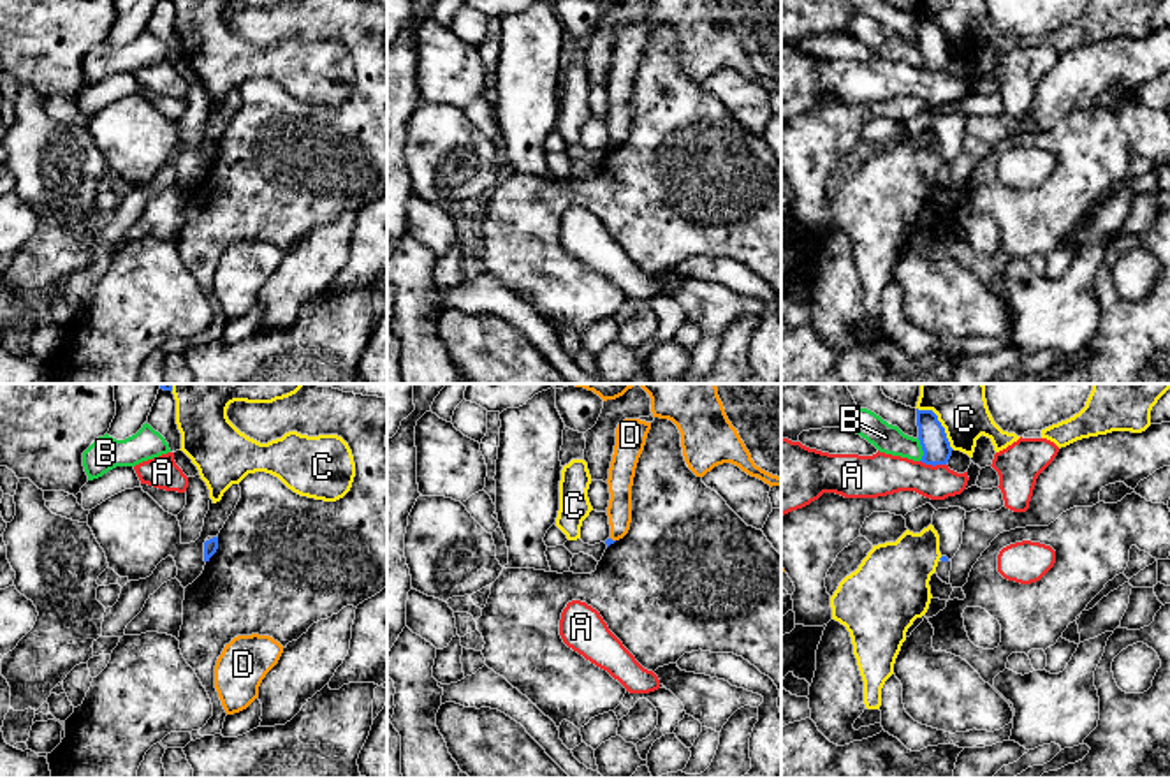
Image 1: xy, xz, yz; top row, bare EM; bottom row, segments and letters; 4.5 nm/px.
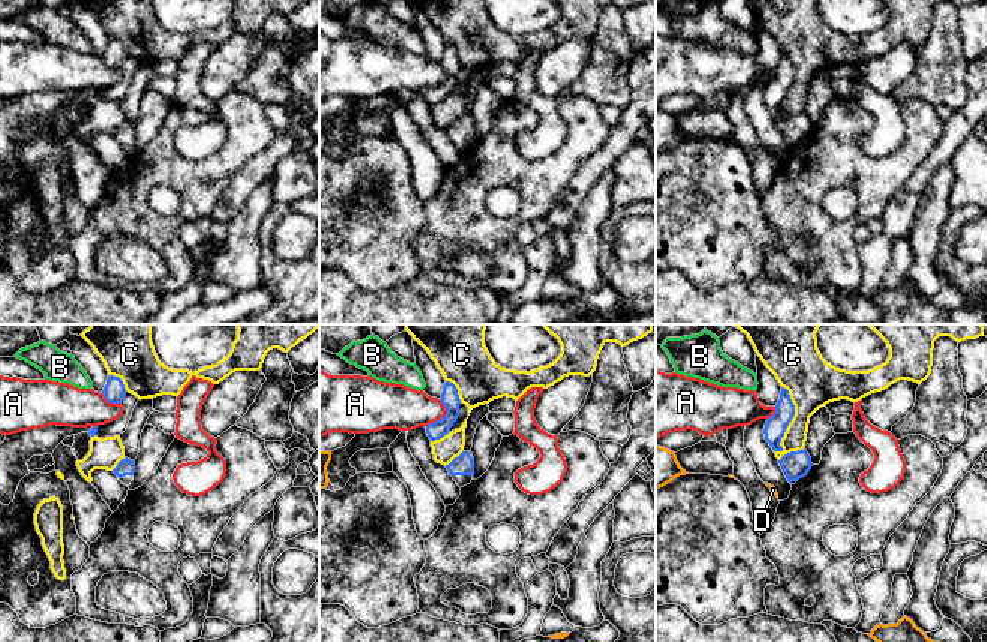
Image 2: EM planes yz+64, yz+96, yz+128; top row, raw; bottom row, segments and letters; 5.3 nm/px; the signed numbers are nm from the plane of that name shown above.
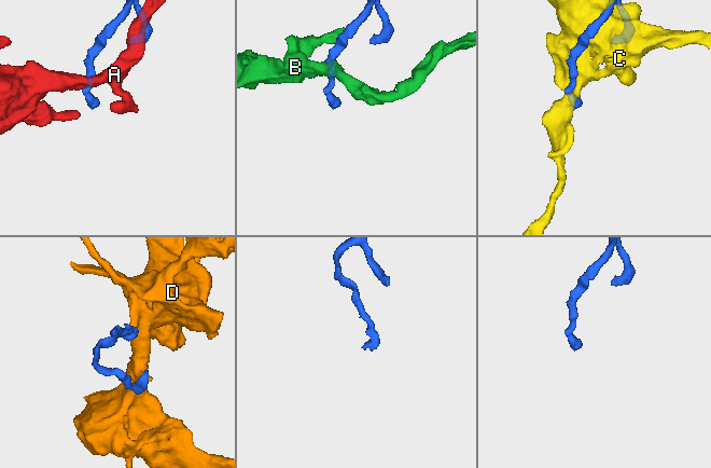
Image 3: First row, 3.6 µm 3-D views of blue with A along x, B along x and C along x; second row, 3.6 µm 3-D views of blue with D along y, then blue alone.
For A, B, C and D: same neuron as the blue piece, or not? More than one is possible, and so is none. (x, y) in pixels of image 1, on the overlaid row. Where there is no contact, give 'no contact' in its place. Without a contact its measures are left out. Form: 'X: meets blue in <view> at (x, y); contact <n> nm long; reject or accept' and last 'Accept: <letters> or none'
A: meets blue in yz at (933, 465); contact 120 nm long; reject
B: meets blue in yz at (922, 449); contact 110 nm long; reject
C: meets blue in yz at (940, 423); contact 260 nm long; reject
D: meets blue in xz at (611, 539); contact 30 nm long; reject
Accept: none

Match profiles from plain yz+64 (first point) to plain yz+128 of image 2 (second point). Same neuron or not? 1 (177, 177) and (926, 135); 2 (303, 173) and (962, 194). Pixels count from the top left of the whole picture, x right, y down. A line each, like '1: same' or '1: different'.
1: same
2: same

